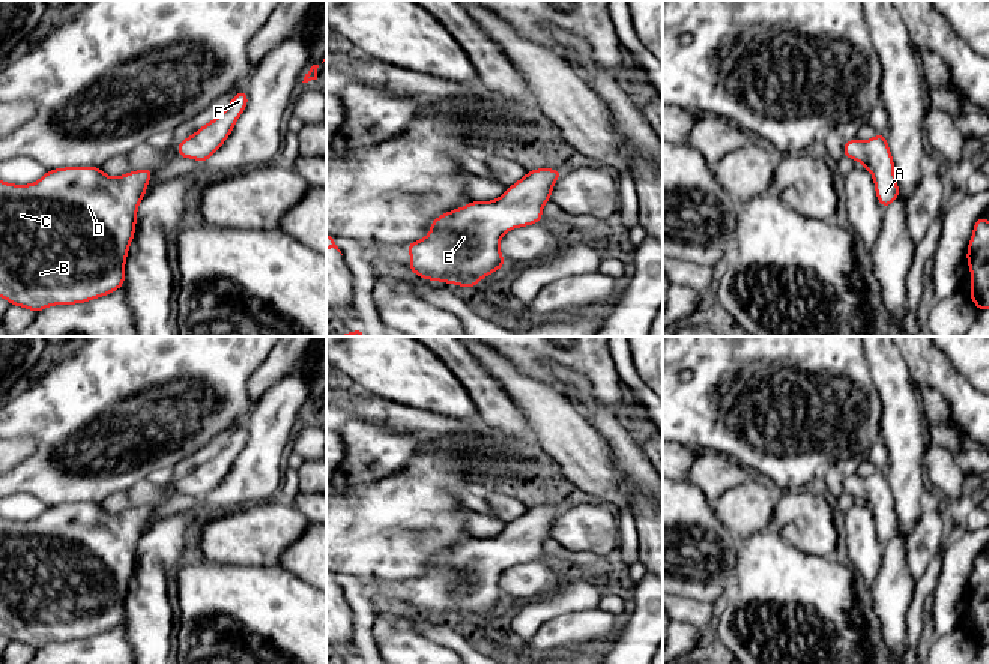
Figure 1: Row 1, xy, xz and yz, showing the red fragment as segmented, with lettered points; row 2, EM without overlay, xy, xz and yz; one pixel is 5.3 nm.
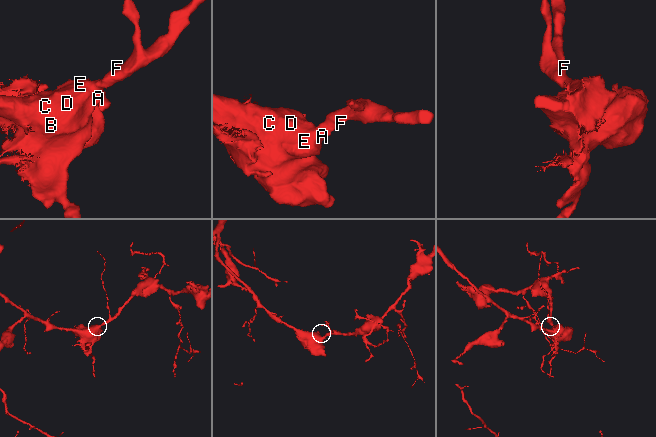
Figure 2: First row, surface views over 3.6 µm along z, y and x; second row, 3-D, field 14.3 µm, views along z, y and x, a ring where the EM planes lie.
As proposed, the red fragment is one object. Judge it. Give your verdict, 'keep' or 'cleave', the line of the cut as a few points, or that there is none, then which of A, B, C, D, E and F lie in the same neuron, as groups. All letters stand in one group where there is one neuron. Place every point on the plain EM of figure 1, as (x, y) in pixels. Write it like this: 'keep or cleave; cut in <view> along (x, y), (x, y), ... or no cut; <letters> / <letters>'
keep; no cut; A B C D E F

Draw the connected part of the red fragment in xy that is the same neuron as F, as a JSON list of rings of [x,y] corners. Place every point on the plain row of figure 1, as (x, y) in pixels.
[[[243,427],[236,430],[228,443],[194,472],[186,473],[177,482],[177,493],[206,499],[222,479],[230,473],[239,452],[248,442],[248,431]]]

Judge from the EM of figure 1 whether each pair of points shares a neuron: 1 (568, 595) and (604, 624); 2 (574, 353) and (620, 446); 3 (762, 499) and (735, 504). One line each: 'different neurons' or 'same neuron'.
1: different neurons
2: different neurons
3: same neuron

